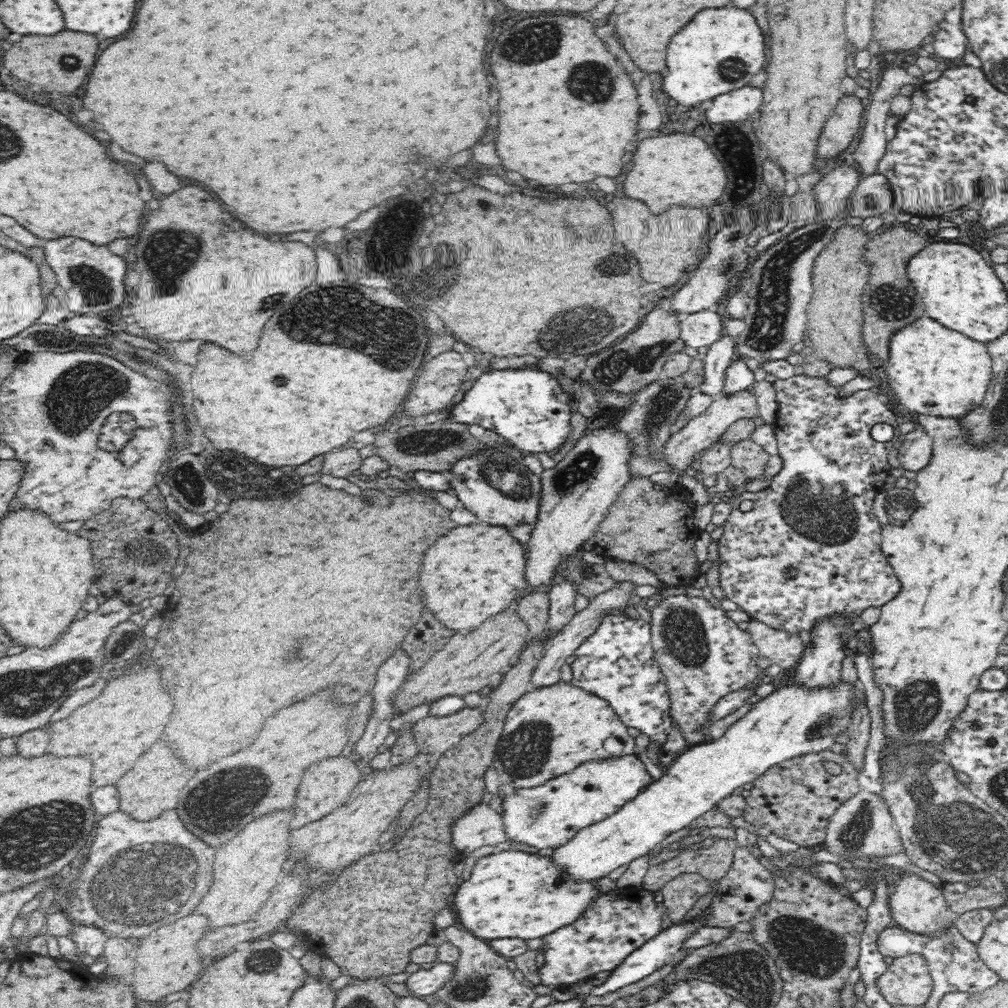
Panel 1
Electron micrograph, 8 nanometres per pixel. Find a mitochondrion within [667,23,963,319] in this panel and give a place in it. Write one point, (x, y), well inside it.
(732, 69)

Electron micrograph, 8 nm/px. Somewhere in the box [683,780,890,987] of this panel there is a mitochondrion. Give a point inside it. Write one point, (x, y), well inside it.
(803, 946)

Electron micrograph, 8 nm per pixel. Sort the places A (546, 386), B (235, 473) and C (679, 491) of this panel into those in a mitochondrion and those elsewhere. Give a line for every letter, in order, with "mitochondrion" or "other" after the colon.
A: other
B: mitochondrion
C: other

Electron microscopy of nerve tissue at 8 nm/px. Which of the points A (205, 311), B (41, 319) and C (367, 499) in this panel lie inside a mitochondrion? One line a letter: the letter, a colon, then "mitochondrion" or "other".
A: other
B: other
C: other

